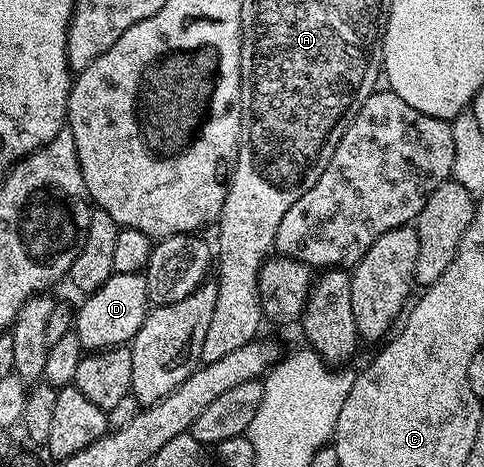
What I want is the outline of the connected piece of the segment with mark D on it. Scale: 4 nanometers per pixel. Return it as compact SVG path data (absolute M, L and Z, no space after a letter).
M140 271L114 273L99 285L99 289L88 292L75 311L75 333L86 352L106 351L108 347L123 347L132 344L143 321L148 317L151 304L147 293L147 281Z

